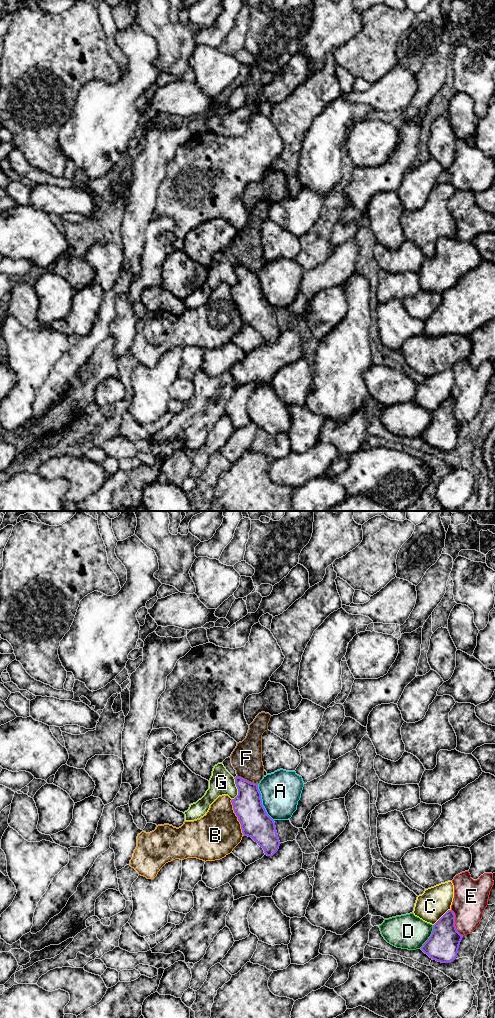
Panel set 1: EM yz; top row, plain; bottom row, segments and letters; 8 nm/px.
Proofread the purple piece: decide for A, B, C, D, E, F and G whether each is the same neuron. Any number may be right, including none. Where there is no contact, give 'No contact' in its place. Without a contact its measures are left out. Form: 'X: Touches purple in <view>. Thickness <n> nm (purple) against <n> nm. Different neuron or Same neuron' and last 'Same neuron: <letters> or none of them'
A: Touches purple in yz. Thickness 240 nm (purple) against 320 nm. Different neuron
B: Touches purple in yz. Thickness 240 nm (purple) against 360 nm. Different neuron
C: Touches purple in yz. Thickness 260 nm (purple) against 240 nm. Different neuron
D: Touches purple in yz. Thickness 260 nm (purple) against 280 nm. Different neuron
E: Touches purple in yz. Thickness 260 nm (purple) against 280 nm. Different neuron
F: Touches purple in yz. Thickness 240 nm (purple) against 240 nm. Same neuron
G: Touches purple in yz. Thickness 240 nm (purple) against 190 nm. Different neuron
Same neuron: F

